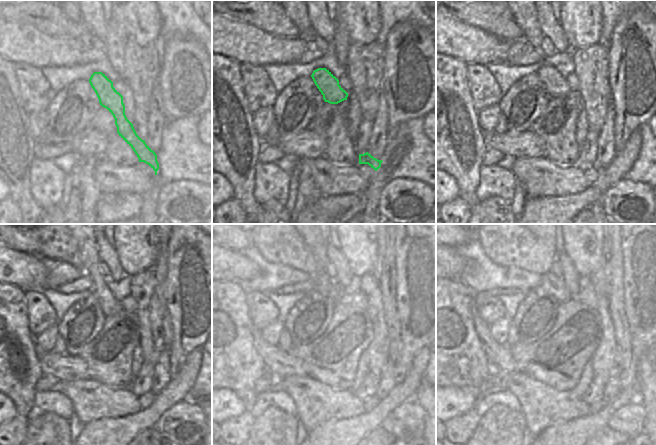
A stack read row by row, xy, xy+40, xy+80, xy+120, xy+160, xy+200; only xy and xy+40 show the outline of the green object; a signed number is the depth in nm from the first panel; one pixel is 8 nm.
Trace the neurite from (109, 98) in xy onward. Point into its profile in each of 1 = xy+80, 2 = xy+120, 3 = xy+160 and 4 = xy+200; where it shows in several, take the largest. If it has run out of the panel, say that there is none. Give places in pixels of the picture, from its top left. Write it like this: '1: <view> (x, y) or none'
1: xy+80 (556, 85)
2: xy+120 (110, 306)
3: xy+160 (329, 287)
4: xy+200 (554, 285)

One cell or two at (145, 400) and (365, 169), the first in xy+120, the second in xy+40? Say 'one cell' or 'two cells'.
one cell

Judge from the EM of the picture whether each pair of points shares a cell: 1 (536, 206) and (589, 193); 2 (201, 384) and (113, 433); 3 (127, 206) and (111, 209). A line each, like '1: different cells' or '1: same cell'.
1: same cell
2: different cells
3: same cell

